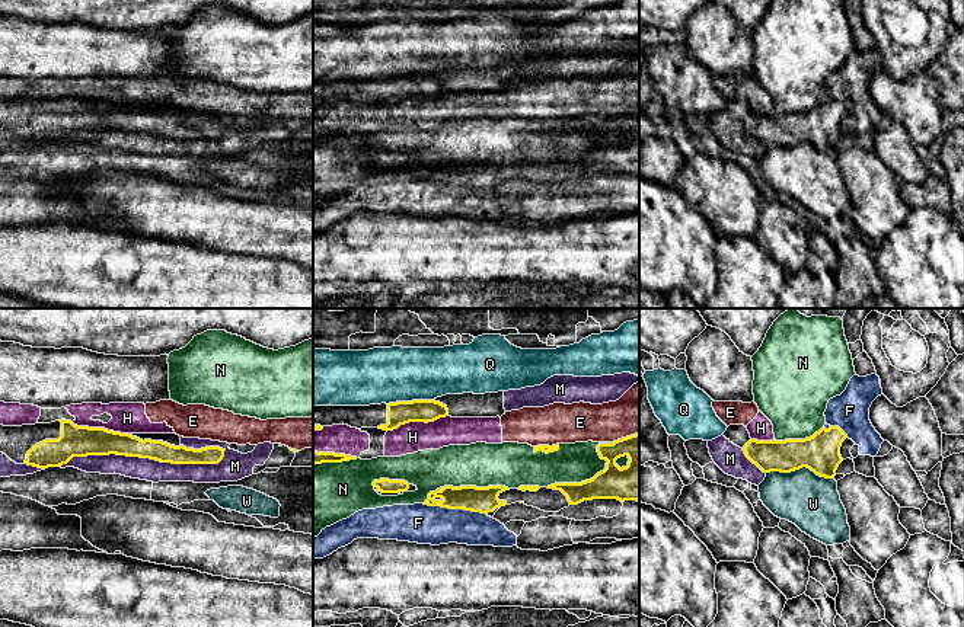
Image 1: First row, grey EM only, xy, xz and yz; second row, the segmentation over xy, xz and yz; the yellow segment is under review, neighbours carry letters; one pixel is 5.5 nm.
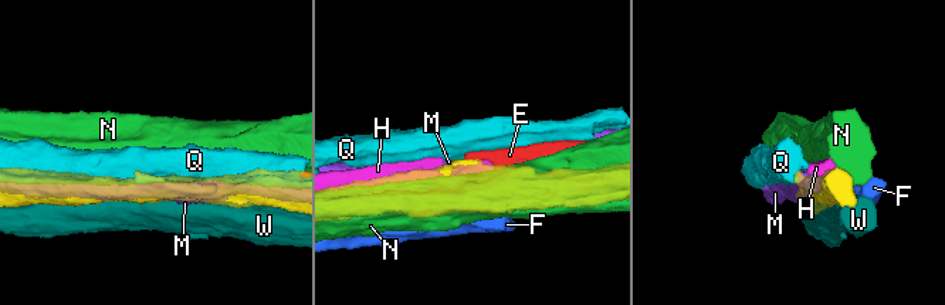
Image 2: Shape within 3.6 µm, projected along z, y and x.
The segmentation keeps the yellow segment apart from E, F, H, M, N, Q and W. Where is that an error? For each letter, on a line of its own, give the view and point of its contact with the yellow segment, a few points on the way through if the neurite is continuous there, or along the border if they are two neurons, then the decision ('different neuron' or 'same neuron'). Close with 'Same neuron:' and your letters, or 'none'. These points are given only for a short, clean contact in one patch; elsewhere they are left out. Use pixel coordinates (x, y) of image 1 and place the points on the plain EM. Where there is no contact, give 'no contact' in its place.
E: contact xz (546, 120); different neuron
F: contact xz (455, 182); different neuron
H: contact xz (417, 95); different neuron
M: contact xy (144, 131); different neuron
N: contact xz (597, 147); different neuron
Q: contact xz (409, 76); border xz (433, 73), (396, 74), (388, 79); different neuron
W: contact yz (800, 141); different neuron
Same neuron: none

